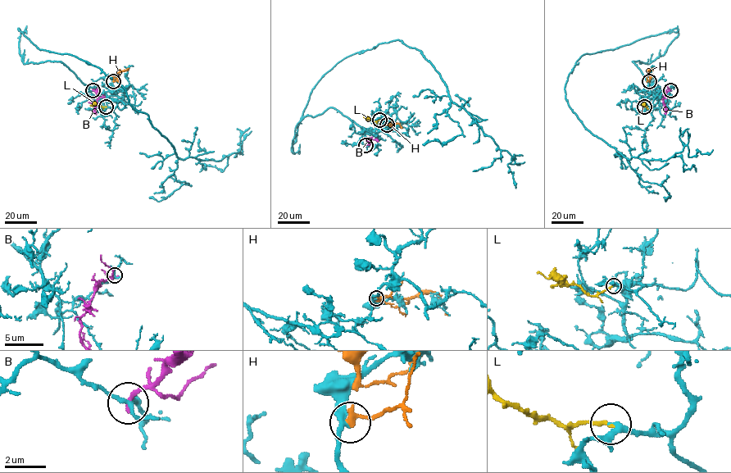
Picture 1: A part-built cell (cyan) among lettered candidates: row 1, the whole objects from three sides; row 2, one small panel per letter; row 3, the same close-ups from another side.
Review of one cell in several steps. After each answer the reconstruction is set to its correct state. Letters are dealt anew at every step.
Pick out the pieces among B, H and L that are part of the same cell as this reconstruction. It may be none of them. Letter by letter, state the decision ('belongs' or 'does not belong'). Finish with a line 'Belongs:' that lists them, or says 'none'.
B: does not belong
H: does not belong
L: belongs
Belongs: L

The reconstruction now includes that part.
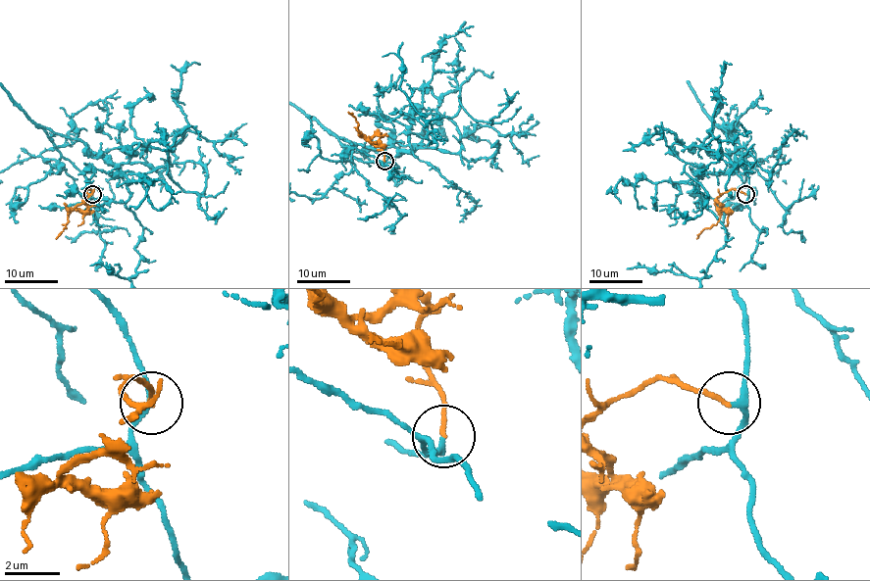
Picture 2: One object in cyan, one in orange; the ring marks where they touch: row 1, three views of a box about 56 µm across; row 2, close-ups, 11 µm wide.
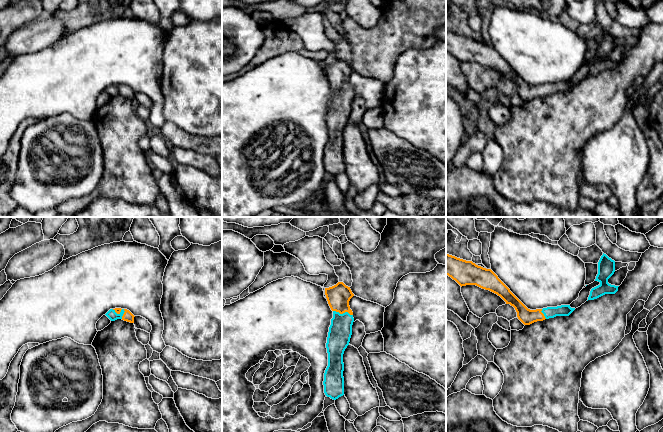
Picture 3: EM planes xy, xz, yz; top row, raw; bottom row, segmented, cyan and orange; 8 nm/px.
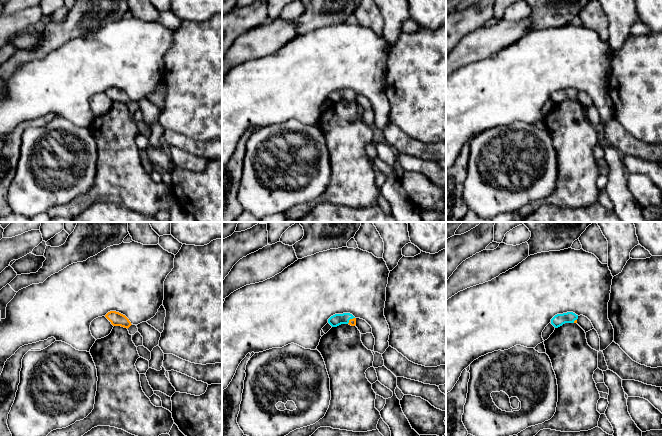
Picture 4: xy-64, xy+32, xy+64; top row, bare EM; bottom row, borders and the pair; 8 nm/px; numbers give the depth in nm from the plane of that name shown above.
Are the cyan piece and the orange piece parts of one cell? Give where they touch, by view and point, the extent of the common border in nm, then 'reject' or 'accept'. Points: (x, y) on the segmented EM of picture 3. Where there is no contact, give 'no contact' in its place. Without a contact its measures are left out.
meets cyan in xz at (343, 313); contact 170 nm long; accept

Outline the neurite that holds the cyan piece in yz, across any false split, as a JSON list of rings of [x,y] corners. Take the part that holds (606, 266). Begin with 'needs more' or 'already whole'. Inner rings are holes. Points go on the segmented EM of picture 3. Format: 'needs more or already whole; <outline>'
already whole; [[[603,253],[598,262],[598,274],[595,279],[595,281],[598,281],[600,284],[591,289],[588,300],[597,299],[605,294],[615,294],[618,291],[619,286],[608,283],[608,279],[614,272],[615,261]]]

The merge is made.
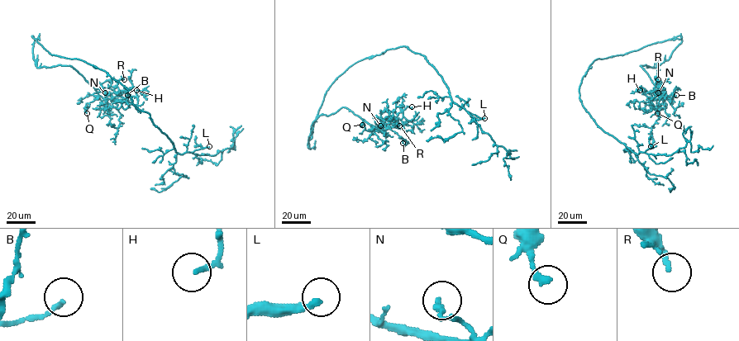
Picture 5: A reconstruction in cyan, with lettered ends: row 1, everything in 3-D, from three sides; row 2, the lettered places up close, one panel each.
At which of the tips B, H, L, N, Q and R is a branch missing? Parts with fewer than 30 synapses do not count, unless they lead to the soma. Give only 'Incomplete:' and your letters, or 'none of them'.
Incomplete: H, L

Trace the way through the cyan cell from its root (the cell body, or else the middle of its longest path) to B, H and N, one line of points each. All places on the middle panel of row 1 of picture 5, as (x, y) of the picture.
B: (344, 73), (326, 92), (308, 147), (313, 122), (342, 107), (370, 125), (394, 131), (402, 143)
H: (344, 73), (326, 92), (310, 149), (312, 124), (321, 115), (345, 107), (386, 130), (412, 106)
N: (344, 73), (326, 92), (308, 147), (313, 122), (342, 107), (370, 125), (380, 125)

